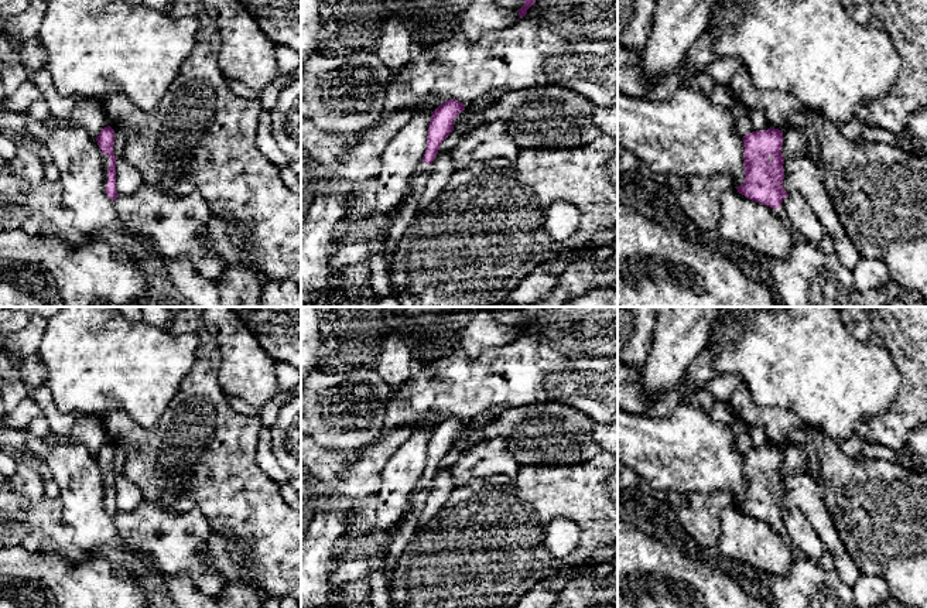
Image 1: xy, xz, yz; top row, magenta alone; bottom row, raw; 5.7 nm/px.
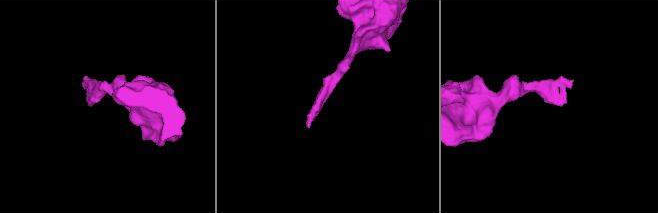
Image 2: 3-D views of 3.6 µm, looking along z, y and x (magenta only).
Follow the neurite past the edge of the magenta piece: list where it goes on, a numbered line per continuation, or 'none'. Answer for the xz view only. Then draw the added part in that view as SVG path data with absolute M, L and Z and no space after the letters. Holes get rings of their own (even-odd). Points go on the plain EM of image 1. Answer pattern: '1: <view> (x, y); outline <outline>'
1: xz (423, 485); outline M423 477L420 478L415 491L411 493L411 496L410 496L410 499L408 499L407 512L411 509L411 503L413 503L414 496L415 496L418 492L425 492L425 491L428 491L428 488L431 486L431 484L432 484L432 481L427 481L427 479L424 479Z

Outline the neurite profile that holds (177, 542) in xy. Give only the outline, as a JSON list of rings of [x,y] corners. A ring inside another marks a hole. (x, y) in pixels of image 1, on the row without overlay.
[[[143,499],[131,512],[117,513],[114,526],[120,544],[151,556],[164,575],[185,573],[211,597],[225,587],[225,578],[202,560],[211,526],[199,509],[175,512]]]

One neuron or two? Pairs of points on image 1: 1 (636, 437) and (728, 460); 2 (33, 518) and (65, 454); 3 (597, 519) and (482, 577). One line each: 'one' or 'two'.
1: one
2: two
3: one

